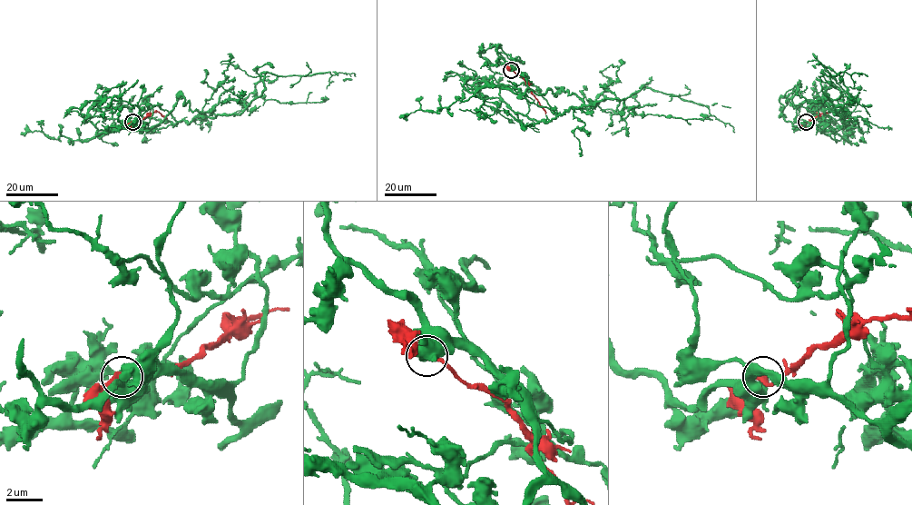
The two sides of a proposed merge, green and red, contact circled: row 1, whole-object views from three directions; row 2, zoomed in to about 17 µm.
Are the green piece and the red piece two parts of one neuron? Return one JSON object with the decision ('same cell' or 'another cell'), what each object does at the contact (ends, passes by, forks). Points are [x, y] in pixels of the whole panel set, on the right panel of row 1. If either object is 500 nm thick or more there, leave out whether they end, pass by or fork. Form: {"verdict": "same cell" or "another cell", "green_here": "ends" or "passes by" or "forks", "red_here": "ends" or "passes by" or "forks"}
{"verdict": "same cell", "green_here": "ends", "red_here": "passes by"}

